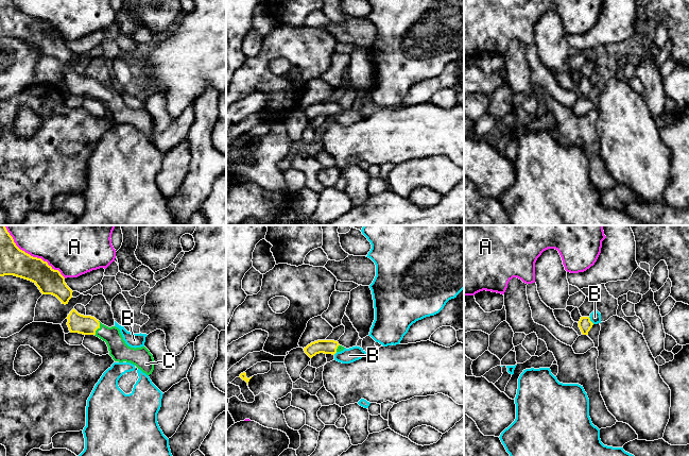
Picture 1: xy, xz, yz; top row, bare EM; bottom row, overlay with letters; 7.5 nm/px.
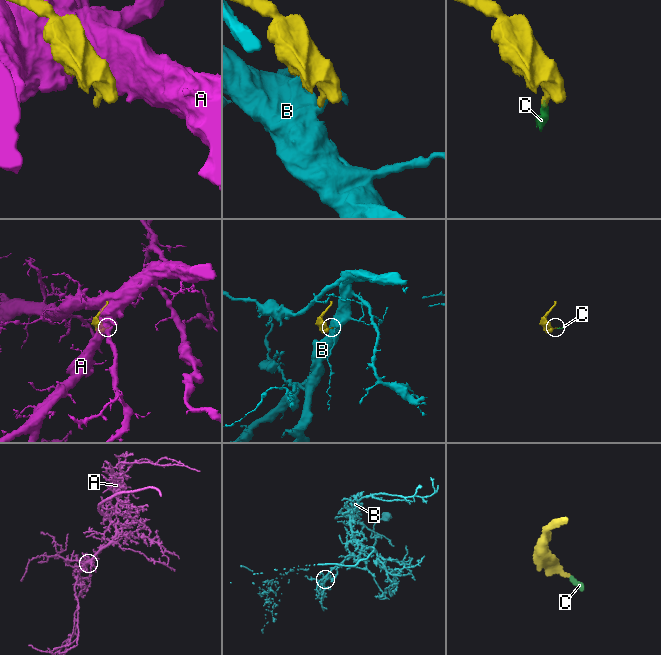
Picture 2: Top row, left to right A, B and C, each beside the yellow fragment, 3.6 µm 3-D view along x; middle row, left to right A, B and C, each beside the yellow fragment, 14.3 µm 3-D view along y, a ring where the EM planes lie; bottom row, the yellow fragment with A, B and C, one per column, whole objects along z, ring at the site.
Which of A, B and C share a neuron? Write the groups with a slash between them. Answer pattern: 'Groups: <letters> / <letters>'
Groups: A / B / C

